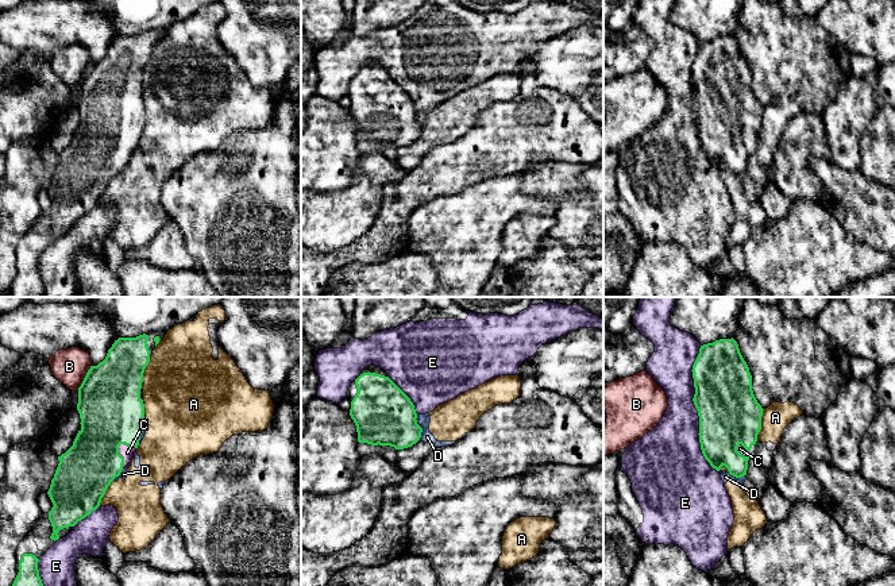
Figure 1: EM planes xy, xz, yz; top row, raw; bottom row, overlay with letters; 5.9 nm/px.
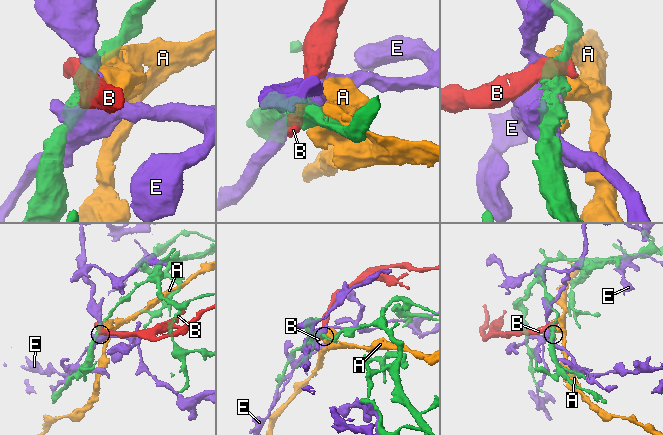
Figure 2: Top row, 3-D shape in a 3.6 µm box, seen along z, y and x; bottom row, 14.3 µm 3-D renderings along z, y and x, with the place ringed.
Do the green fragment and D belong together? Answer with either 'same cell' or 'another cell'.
another cell

